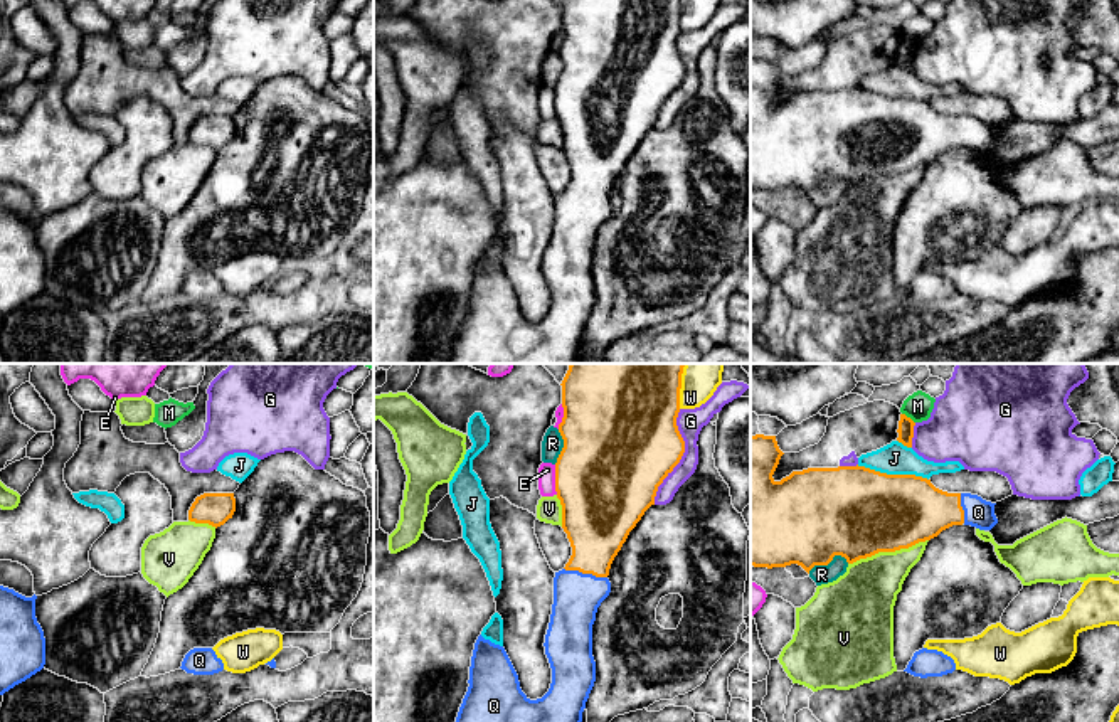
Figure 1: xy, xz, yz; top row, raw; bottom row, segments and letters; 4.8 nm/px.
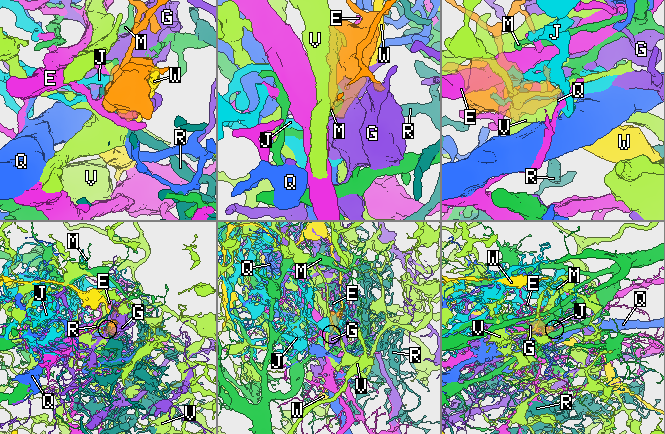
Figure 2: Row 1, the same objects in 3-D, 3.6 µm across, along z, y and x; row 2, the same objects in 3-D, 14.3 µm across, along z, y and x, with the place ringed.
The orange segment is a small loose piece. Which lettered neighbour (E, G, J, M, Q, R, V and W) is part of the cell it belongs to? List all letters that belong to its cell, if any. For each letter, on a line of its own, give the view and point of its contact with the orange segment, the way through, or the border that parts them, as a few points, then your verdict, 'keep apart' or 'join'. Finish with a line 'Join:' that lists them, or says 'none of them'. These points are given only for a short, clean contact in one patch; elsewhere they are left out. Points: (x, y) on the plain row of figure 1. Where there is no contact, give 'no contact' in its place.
E: meets orange in xz at (556, 103); keep apart
G: meets orange in xz at (682, 78); keep apart
J: meets orange in yz at (892, 98); keep apart
M: meets orange in yz at (909, 41); border along yz (902, 36), (914, 46); keep apart
Q: meets orange in xz at (586, 196); runs through xz (598, 145), (594, 172), (586, 196), (576, 219); join
R: meets orange in yz at (828, 185); keep apart
V: meets orange in yz at (887, 174); keep apart
W: meets orange in xz at (678, 15); keep apart
Join: Q

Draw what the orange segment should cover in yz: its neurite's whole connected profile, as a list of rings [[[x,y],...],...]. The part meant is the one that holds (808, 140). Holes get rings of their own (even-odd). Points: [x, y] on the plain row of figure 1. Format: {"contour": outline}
{"contour": [[[750,59],[750,188],[754,190],[772,192],[798,187],[809,197],[814,188],[828,188],[835,178],[853,187],[878,175],[895,175],[931,163],[952,148],[964,146],[991,153],[998,146],[996,126],[971,116],[942,114],[931,103],[915,98],[887,98],[856,88],[808,91],[776,104],[772,98],[782,77],[776,59]]]}

